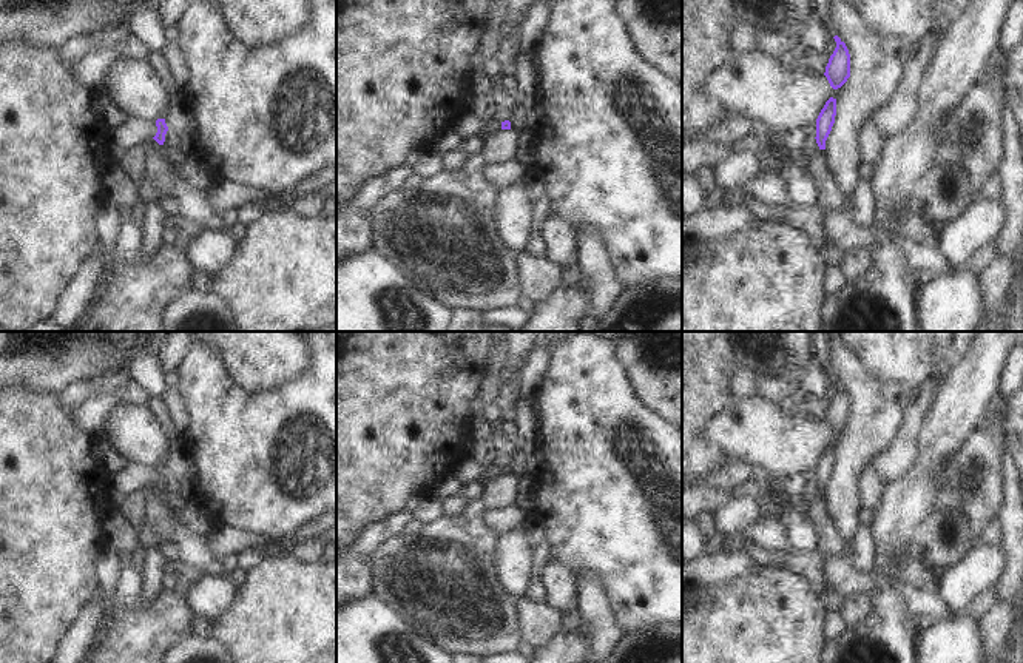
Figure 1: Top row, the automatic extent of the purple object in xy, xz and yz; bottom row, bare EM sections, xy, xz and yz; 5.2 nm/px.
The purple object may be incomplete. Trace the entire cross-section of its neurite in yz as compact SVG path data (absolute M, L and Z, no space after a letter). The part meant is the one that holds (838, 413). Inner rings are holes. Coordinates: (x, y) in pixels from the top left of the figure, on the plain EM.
M835 381L836 393L829 404L824 421L833 435L841 433L850 422L850 399L846 389Z

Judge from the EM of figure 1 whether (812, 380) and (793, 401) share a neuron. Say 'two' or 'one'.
one

